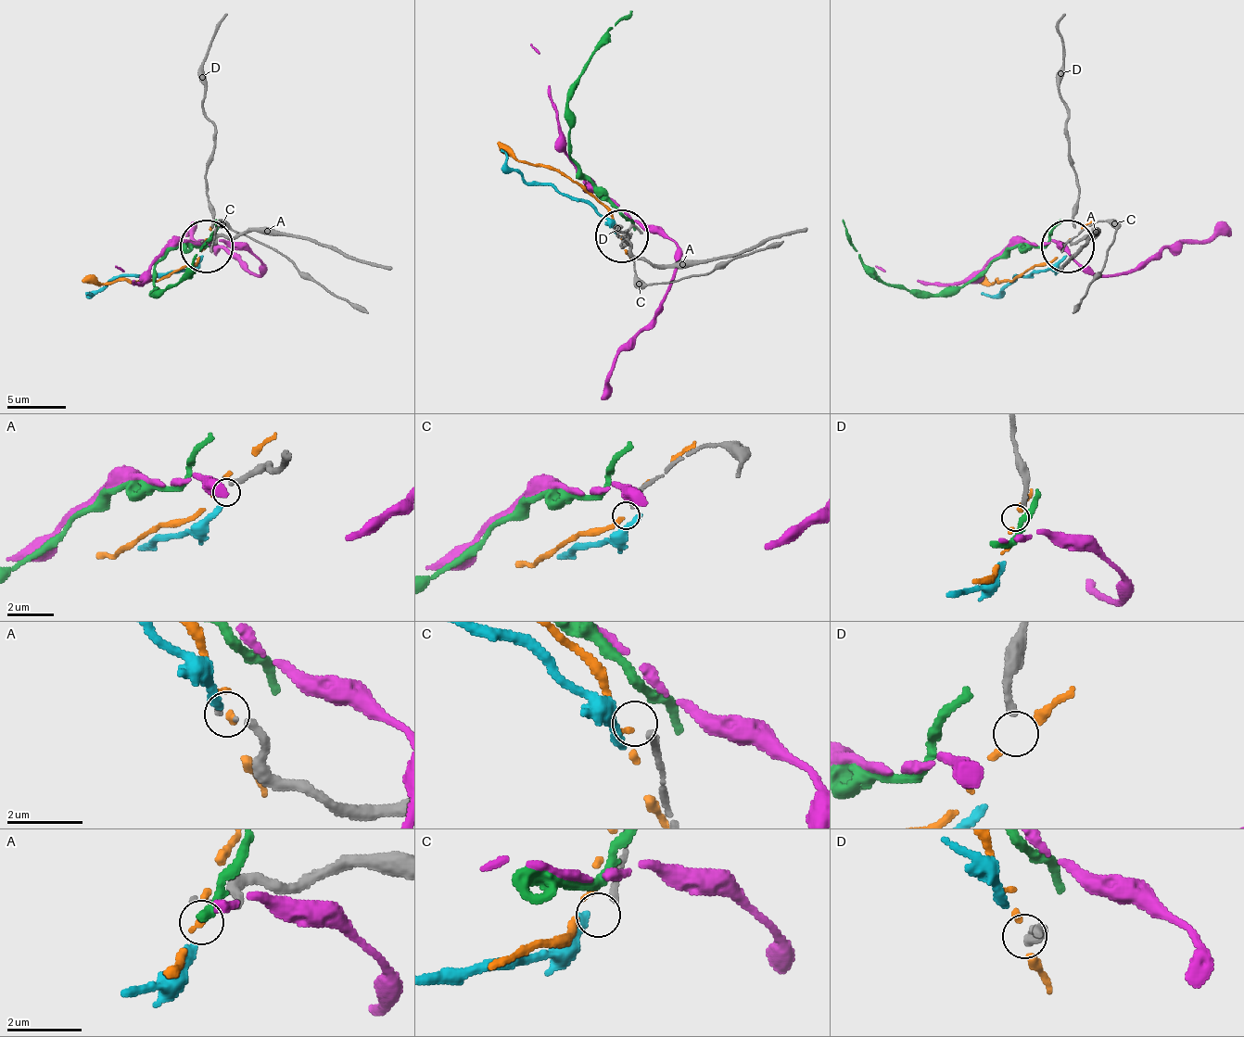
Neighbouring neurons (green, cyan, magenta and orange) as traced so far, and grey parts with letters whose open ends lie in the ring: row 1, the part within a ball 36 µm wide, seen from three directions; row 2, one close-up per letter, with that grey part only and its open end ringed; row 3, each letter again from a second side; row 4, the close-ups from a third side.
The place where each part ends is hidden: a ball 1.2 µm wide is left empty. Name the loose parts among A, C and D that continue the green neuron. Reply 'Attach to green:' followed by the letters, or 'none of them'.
Attach to green: none of them

